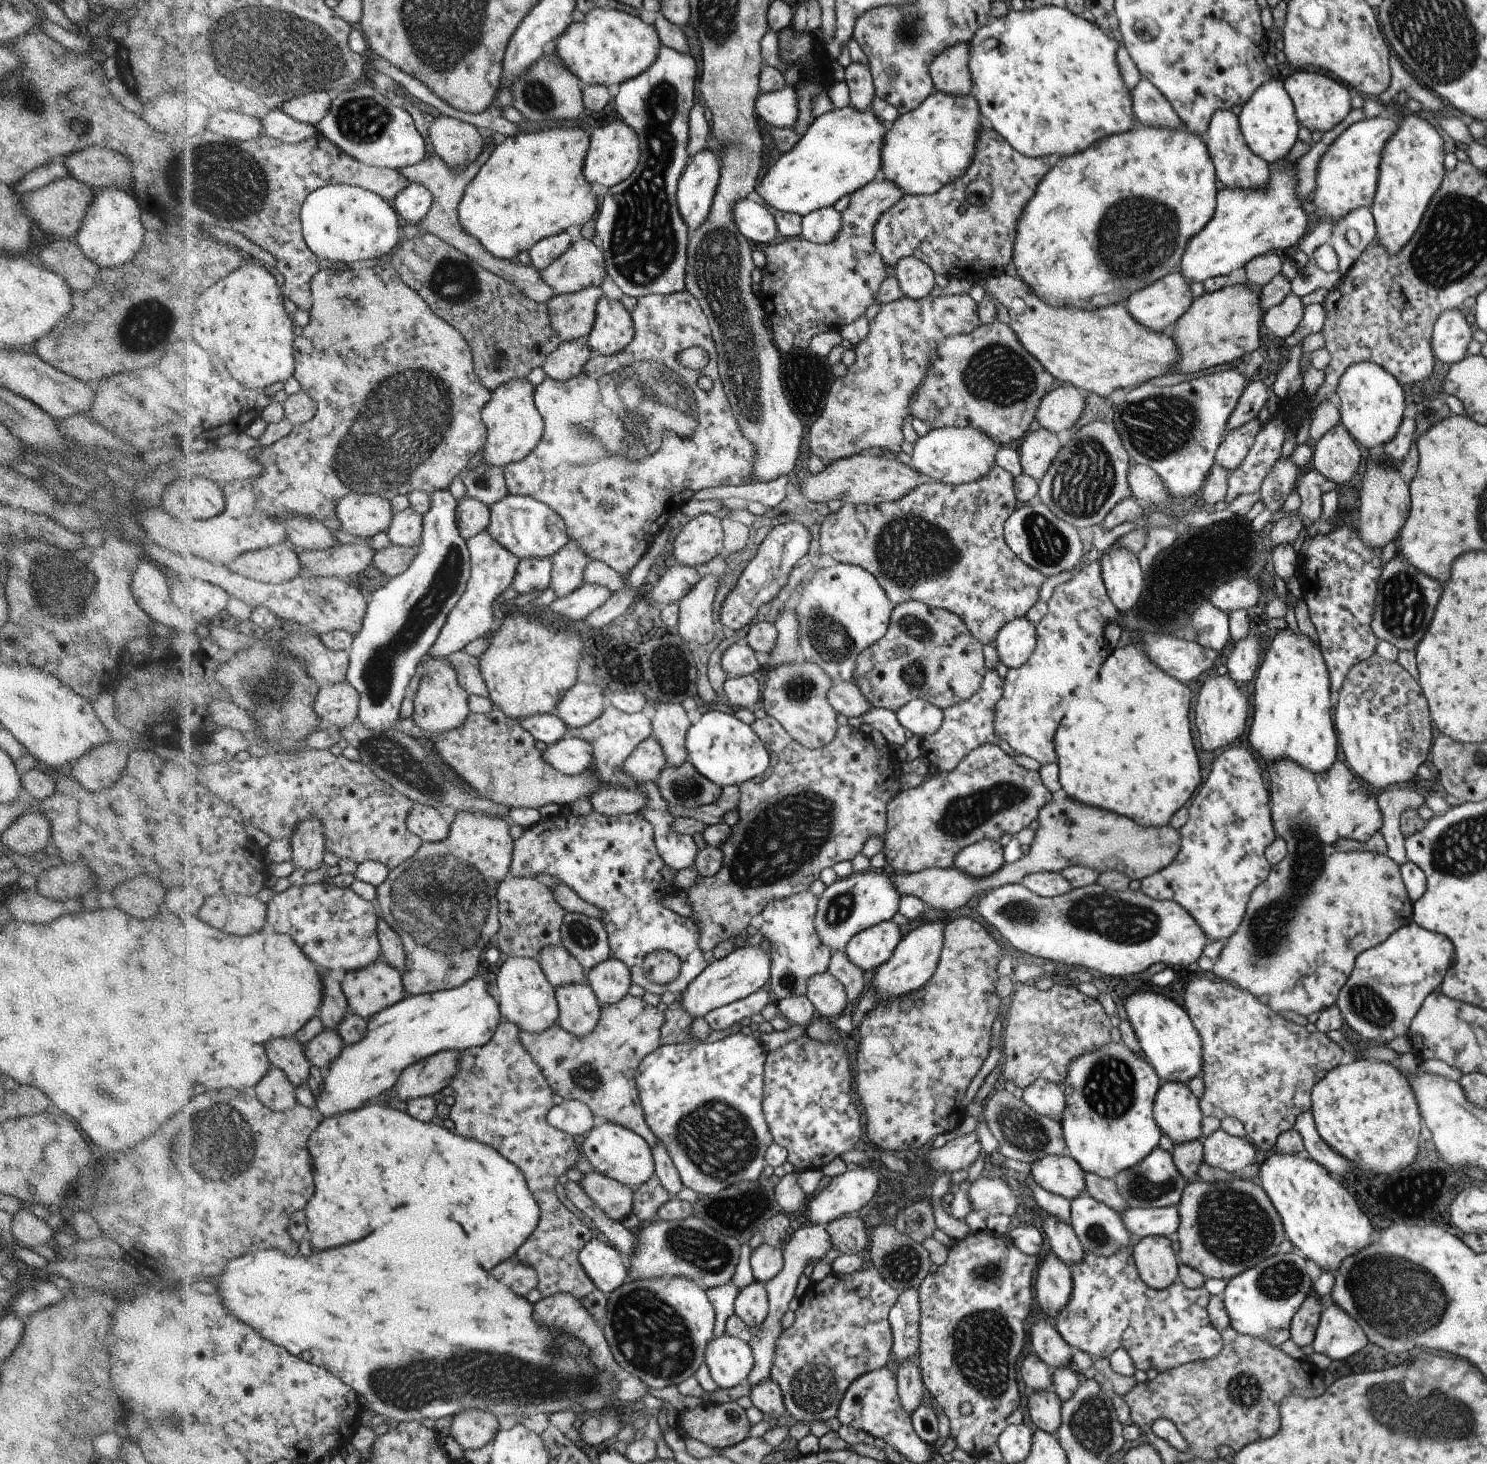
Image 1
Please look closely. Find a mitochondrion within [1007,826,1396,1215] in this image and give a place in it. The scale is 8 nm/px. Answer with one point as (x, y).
(1115, 920)

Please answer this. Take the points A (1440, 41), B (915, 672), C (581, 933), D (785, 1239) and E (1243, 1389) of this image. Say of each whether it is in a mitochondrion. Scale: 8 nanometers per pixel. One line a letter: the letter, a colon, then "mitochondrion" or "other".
A: mitochondrion
B: mitochondrion
C: mitochondrion
D: other
E: mitochondrion

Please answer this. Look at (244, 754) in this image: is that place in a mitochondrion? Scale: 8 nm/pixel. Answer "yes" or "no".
no

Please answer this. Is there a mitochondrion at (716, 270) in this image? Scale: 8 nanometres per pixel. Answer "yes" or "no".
yes

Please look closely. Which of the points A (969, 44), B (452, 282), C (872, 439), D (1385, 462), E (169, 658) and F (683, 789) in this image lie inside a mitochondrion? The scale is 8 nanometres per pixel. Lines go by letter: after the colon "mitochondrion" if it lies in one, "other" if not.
A: other
B: mitochondrion
C: other
D: other
E: other
F: mitochondrion

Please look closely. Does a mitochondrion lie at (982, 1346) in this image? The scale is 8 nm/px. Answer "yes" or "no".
yes

